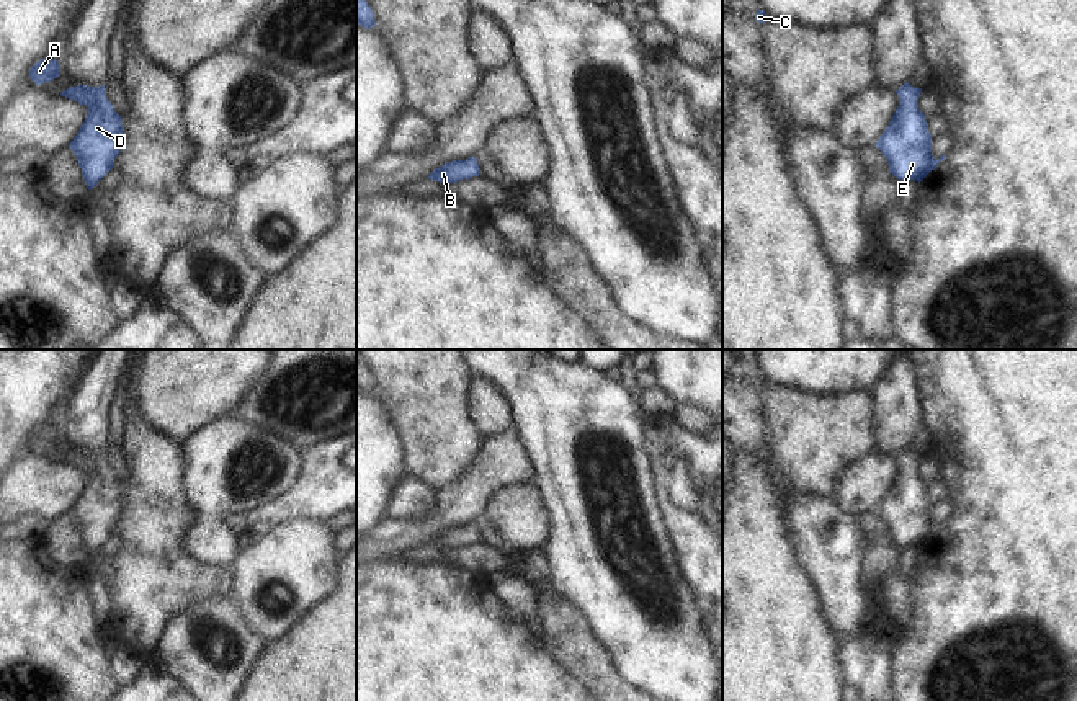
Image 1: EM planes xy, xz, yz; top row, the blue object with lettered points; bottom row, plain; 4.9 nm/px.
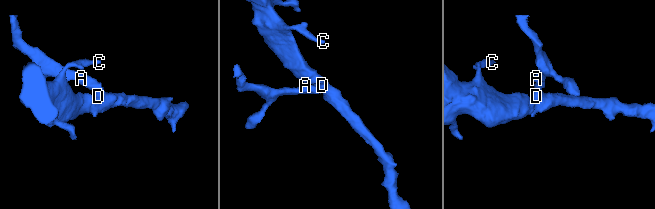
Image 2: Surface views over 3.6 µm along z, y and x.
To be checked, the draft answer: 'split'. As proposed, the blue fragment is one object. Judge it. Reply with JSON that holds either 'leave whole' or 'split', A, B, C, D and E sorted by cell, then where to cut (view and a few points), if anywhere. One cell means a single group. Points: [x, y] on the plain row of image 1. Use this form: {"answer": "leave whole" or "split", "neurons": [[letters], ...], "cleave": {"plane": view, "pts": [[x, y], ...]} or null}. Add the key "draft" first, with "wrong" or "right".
{"draft": "wrong", "answer": "leave whole", "neurons": [["A", "B", "C", "D", "E"]], "cleave": null}

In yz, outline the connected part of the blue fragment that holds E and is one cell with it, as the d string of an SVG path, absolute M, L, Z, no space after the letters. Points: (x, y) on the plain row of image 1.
M909 448L896 456L899 462L899 472L889 487L886 497L879 502L874 510L881 520L887 525L889 539L899 544L902 549L910 546L922 547L938 529L946 523L941 521L938 526L932 521L932 500L928 497L925 480L918 476L918 464L922 454L912 453Z

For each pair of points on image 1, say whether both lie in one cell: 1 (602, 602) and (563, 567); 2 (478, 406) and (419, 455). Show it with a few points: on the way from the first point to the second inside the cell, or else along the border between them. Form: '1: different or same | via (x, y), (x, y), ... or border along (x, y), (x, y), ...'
1: same | via (592, 592), (572, 572)
2: different | border along (469, 376), (468, 417), (484, 440)

